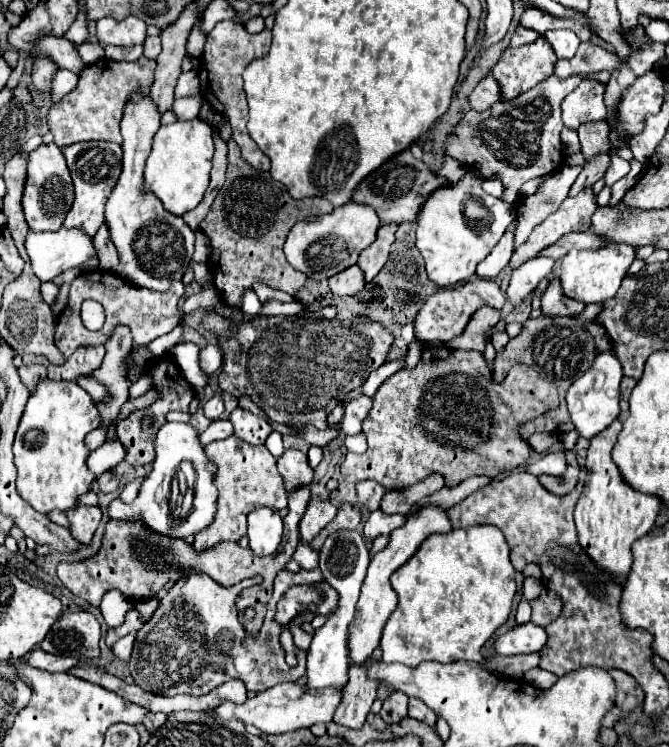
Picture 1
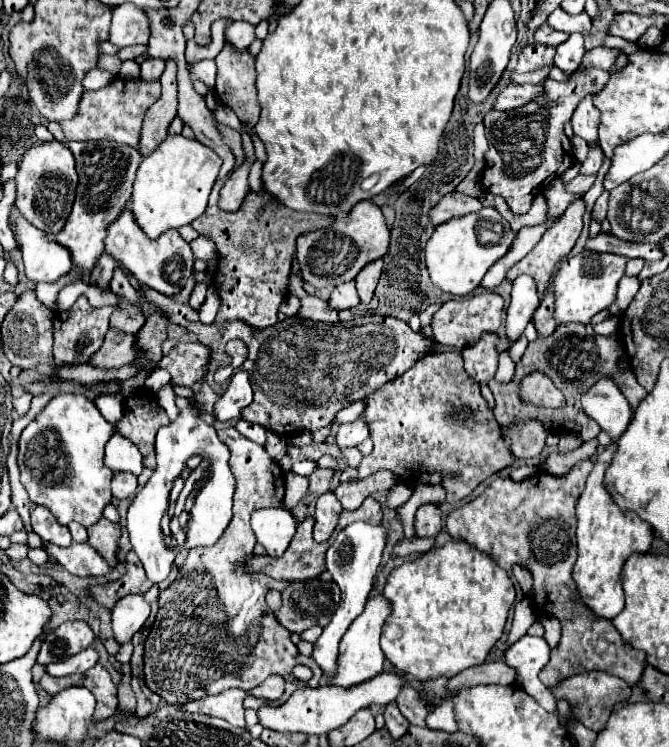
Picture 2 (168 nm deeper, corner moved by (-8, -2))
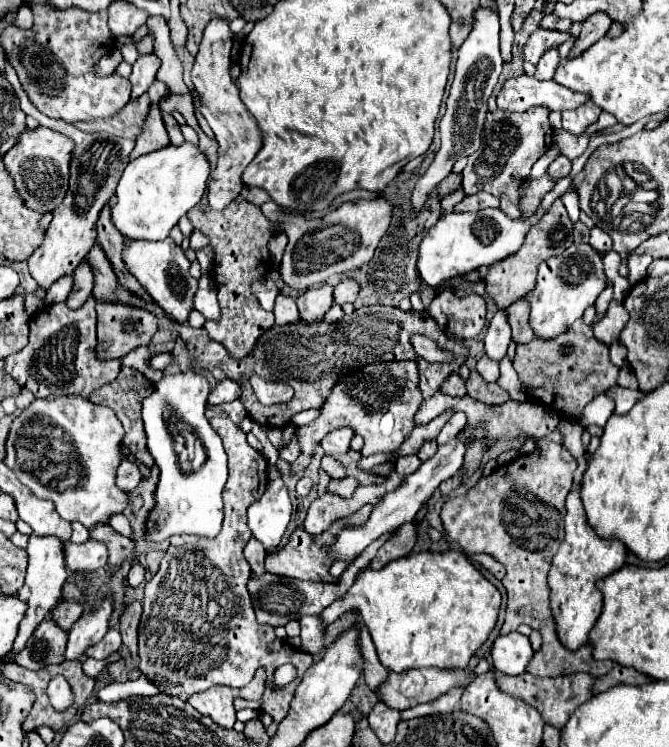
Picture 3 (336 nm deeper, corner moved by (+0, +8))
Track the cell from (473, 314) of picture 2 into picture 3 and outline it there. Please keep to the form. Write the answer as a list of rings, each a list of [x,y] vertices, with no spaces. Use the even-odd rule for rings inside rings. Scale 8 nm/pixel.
[[[444,289],[432,299],[428,313],[444,333],[460,331],[460,339],[464,341],[478,337],[484,329],[486,303],[480,295],[466,295],[460,299],[450,289]]]

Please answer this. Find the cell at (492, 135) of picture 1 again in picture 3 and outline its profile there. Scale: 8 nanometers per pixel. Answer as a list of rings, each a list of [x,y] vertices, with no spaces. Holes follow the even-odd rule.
[[[532,107],[524,113],[508,113],[494,111],[486,115],[482,141],[484,145],[468,157],[468,163],[462,171],[462,187],[464,195],[474,195],[478,191],[486,191],[490,195],[506,195],[514,205],[518,201],[516,185],[520,185],[528,175],[532,165],[546,153],[550,147],[552,127],[548,123],[548,109]]]

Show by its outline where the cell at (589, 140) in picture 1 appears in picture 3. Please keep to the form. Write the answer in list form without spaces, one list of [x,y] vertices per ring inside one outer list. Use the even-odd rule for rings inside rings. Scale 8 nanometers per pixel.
[[[560,155],[558,159],[554,159],[554,161],[548,165],[548,171],[546,171],[546,173],[558,181],[558,179],[562,179],[562,177],[568,177],[568,175],[570,175],[570,169],[572,169],[572,167],[570,167],[570,159],[564,157],[564,155]]]

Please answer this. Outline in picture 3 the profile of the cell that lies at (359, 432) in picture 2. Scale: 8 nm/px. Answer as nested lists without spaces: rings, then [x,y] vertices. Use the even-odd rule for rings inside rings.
[[[336,429],[322,439],[322,449],[326,455],[340,455],[350,449],[350,439],[354,437],[352,429]]]

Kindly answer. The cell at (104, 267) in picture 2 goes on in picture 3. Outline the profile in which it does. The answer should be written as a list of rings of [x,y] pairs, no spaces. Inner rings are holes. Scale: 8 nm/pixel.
[[[82,261],[74,271],[74,287],[66,299],[66,305],[70,309],[80,309],[80,305],[84,305],[84,301],[90,297],[92,287],[94,287],[92,269],[86,261]]]

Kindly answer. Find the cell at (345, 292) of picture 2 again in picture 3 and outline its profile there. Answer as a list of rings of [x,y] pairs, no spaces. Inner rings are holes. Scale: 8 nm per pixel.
[[[322,285],[320,289],[304,291],[296,299],[302,323],[310,325],[310,323],[320,323],[324,319],[326,311],[332,307],[332,291],[334,291],[334,287]]]

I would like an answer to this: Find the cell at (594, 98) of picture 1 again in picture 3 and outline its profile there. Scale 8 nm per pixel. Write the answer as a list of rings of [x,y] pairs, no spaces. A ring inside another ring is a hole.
[[[588,101],[586,105],[582,105],[578,109],[562,111],[562,127],[568,133],[582,135],[588,125],[598,121],[598,115],[600,115],[600,109],[596,109],[596,105],[592,105],[592,101]]]

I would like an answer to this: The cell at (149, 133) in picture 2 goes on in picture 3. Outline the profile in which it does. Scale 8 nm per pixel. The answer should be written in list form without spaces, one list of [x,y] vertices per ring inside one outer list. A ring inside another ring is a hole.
[[[154,103],[150,107],[150,115],[144,121],[144,131],[136,139],[132,159],[148,155],[148,153],[152,153],[156,149],[164,149],[168,145],[170,145],[170,141],[168,141],[168,133],[164,129],[164,123],[162,123],[162,117],[160,117],[160,107]]]

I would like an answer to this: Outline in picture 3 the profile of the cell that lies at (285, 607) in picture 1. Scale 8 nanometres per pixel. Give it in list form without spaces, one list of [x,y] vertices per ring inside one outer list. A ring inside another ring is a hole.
[[[380,537],[376,543],[372,543],[364,553],[360,553],[360,557],[356,557],[356,561],[342,573],[340,581],[336,585],[330,583],[314,583],[314,581],[300,581],[300,579],[290,579],[290,577],[280,577],[280,575],[272,575],[272,573],[264,573],[264,575],[252,575],[248,579],[248,593],[252,597],[252,607],[256,613],[256,619],[264,625],[286,625],[288,621],[294,621],[302,615],[320,615],[328,605],[332,605],[336,599],[340,599],[350,585],[356,579],[356,573],[364,567],[368,567],[370,559],[376,555],[376,551],[386,543],[386,537]]]

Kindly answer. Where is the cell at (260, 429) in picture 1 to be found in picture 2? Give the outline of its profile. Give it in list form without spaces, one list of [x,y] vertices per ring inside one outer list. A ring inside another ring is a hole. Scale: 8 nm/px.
[[[268,431],[268,439],[266,439],[266,451],[268,455],[272,455],[276,461],[280,461],[286,453],[286,439],[276,435],[276,431]]]

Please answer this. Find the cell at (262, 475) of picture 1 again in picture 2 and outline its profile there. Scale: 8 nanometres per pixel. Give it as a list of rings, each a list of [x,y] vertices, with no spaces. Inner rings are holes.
[[[234,427],[218,431],[218,437],[230,449],[230,469],[236,477],[234,515],[216,545],[188,551],[176,581],[160,593],[160,609],[144,643],[144,677],[150,691],[174,705],[216,695],[230,687],[250,691],[266,677],[280,675],[286,681],[286,691],[280,699],[284,703],[298,687],[318,687],[322,671],[312,657],[300,655],[298,647],[290,641],[290,631],[276,623],[272,609],[264,601],[270,589],[284,591],[290,581],[276,581],[262,573],[250,575],[240,569],[256,545],[250,515],[264,507],[284,507],[284,475],[280,473],[278,489],[272,473],[276,469],[274,459],[264,447],[244,439]],[[298,663],[312,669],[308,683],[292,675],[292,667]]]

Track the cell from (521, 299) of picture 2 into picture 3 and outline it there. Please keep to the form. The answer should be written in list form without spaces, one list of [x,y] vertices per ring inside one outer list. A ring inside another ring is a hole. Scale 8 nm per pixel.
[[[496,311],[494,319],[488,325],[486,337],[484,337],[484,347],[486,347],[486,355],[492,361],[502,361],[506,355],[510,343],[510,325],[506,319],[506,311]]]

